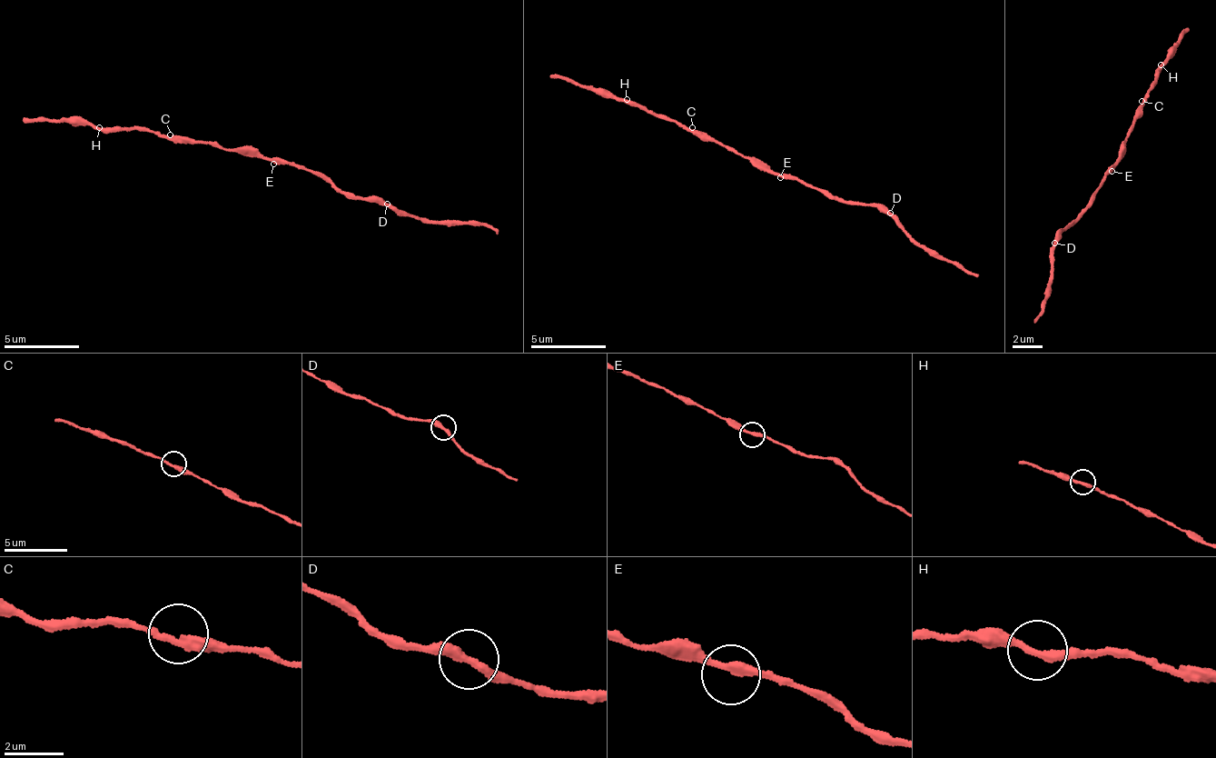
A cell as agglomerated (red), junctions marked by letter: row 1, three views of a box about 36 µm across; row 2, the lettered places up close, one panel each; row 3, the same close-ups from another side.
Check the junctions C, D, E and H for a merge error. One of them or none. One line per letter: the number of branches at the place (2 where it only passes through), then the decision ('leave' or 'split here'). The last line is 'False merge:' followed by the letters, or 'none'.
C: 2 | leave
D: 2 | leave
E: 2 | leave
H: 2 | leave
False merge: none

